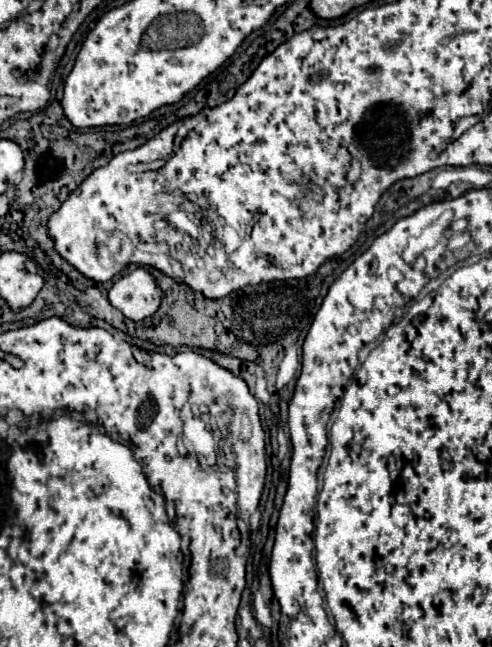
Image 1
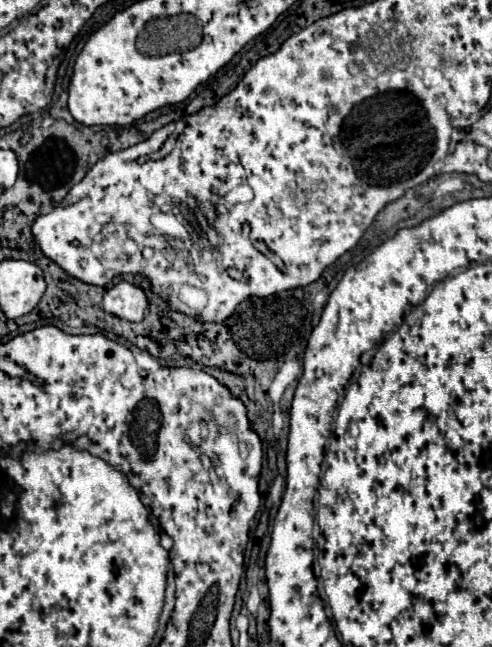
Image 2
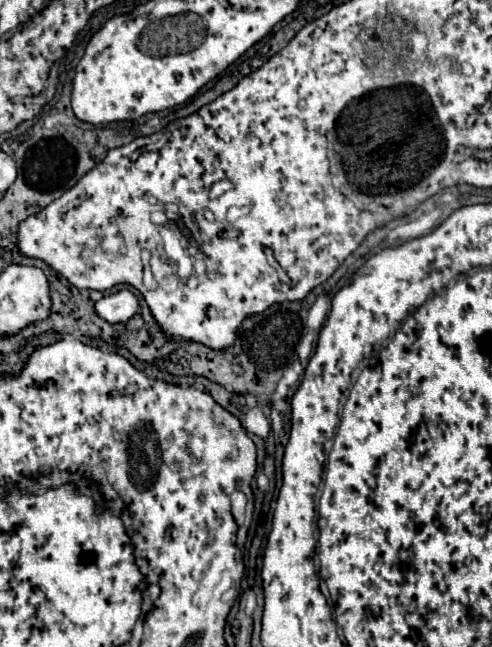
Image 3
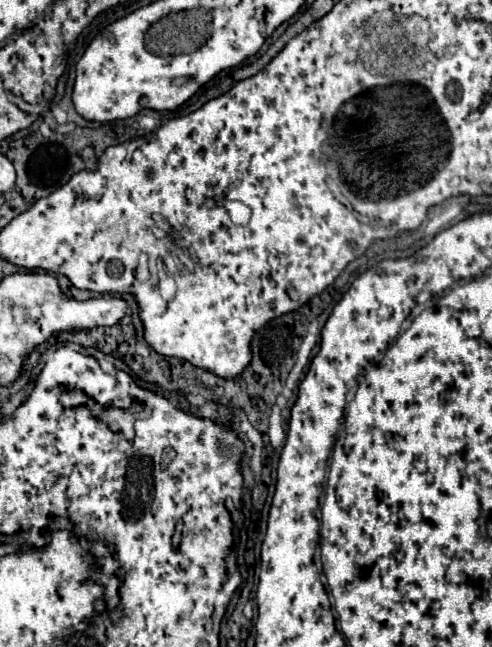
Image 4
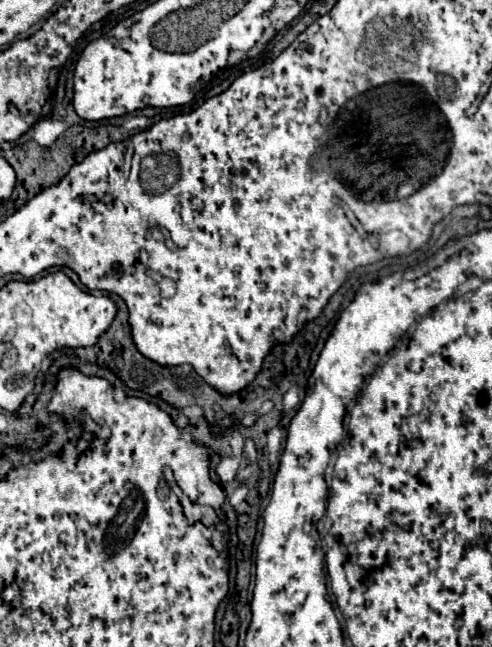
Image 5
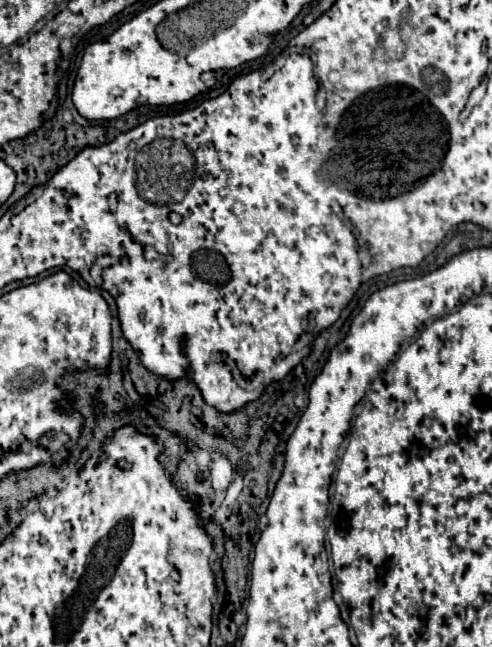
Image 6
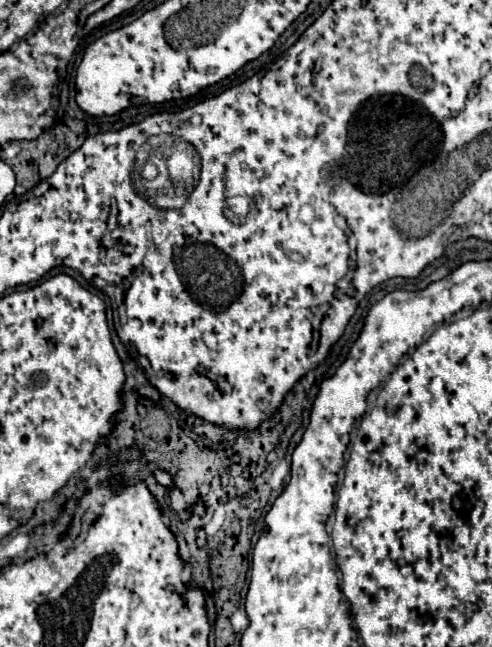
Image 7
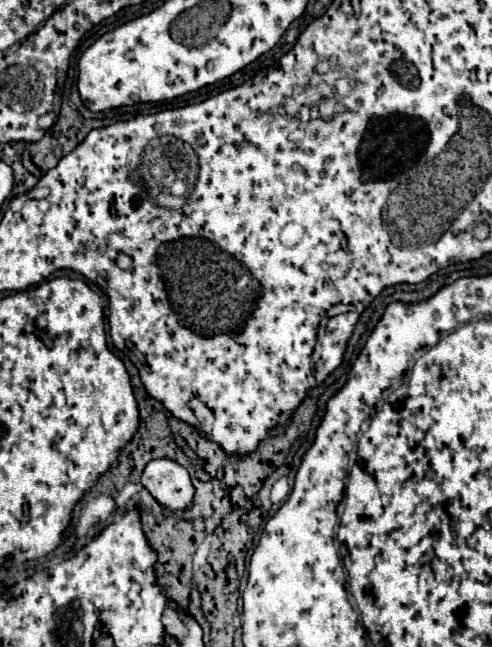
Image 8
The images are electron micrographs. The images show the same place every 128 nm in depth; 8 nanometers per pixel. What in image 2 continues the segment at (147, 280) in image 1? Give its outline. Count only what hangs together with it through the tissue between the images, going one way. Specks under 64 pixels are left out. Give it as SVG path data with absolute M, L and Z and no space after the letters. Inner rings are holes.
M120 282L114 288L104 294L102 308L118 318L124 318L128 322L140 322L144 318L144 312L148 308L148 300L140 288L128 282Z

